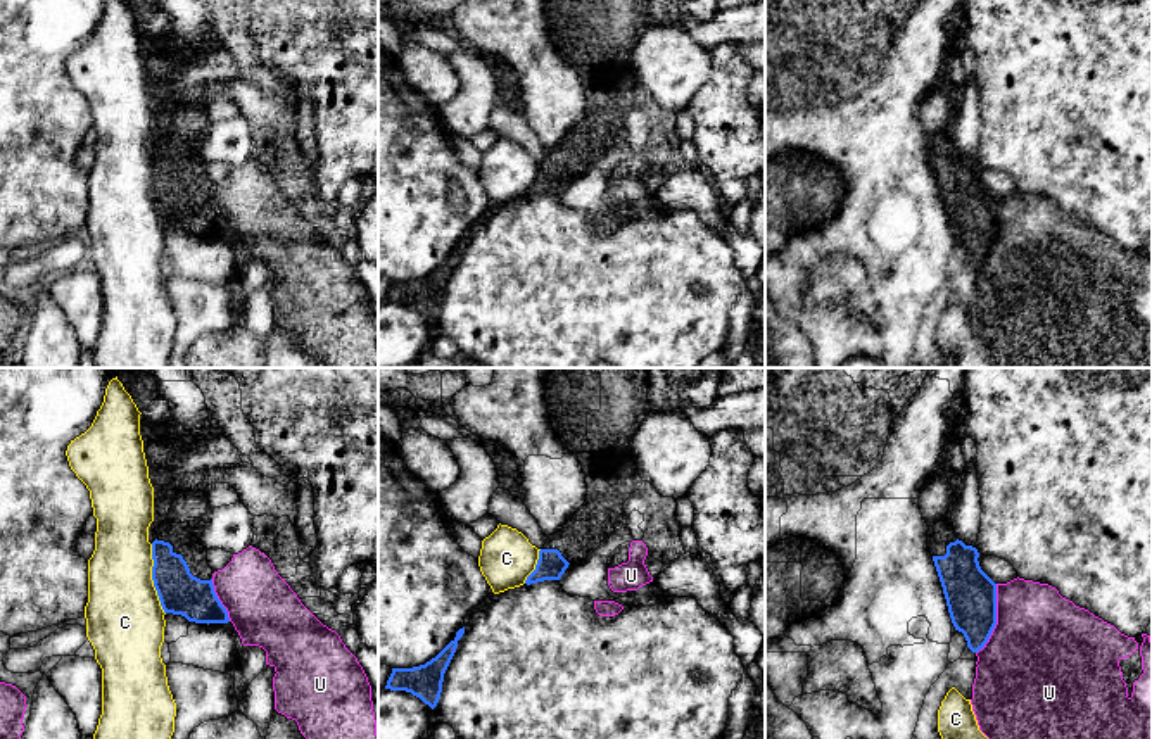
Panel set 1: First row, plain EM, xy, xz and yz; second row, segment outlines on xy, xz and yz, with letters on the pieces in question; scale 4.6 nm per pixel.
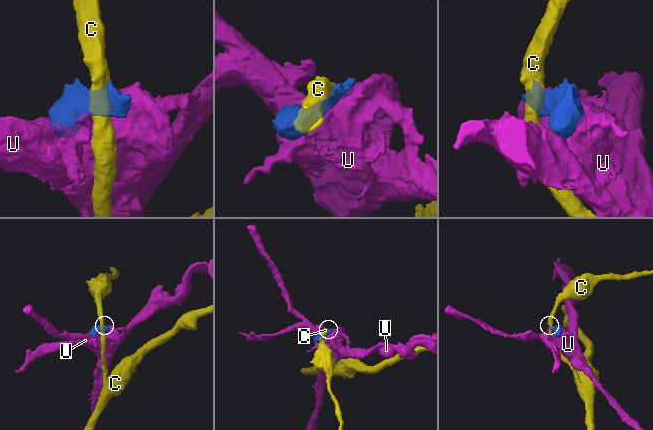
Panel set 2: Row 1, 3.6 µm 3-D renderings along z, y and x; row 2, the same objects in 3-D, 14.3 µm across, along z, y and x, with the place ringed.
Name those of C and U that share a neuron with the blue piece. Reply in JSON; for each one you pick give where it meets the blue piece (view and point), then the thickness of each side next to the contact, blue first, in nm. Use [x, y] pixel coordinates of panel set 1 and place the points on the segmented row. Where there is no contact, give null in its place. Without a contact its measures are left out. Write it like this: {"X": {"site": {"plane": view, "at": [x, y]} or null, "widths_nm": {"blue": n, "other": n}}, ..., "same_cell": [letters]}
{"same_cell": []}

